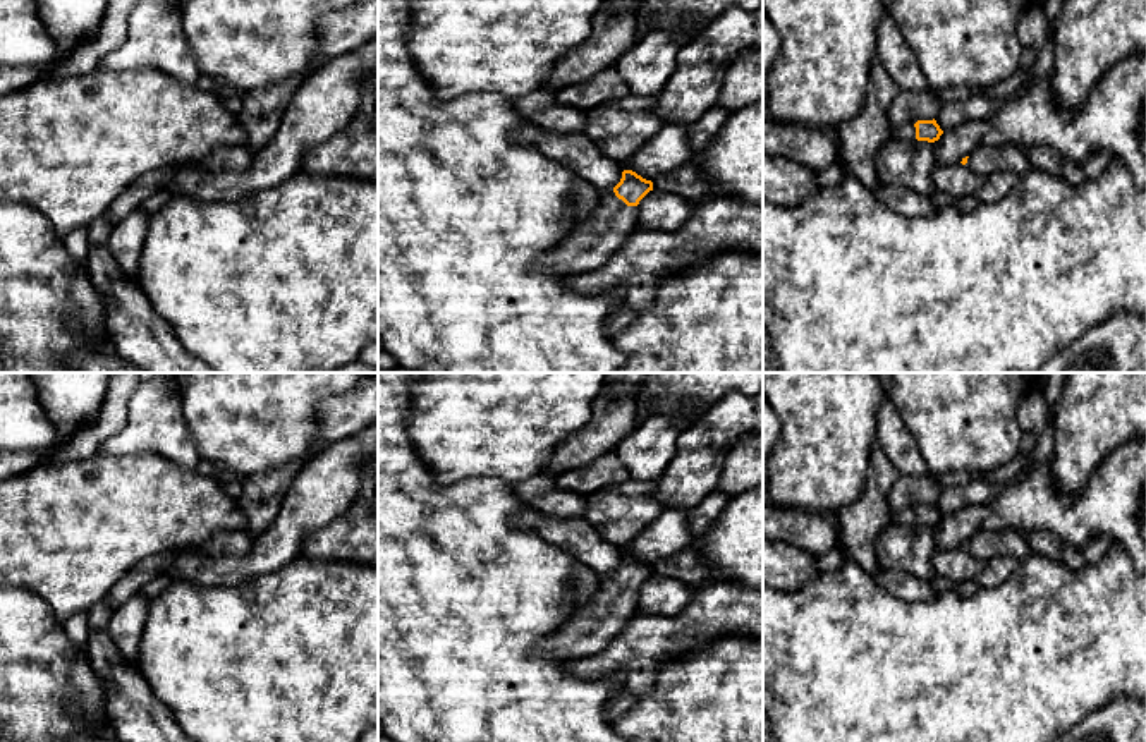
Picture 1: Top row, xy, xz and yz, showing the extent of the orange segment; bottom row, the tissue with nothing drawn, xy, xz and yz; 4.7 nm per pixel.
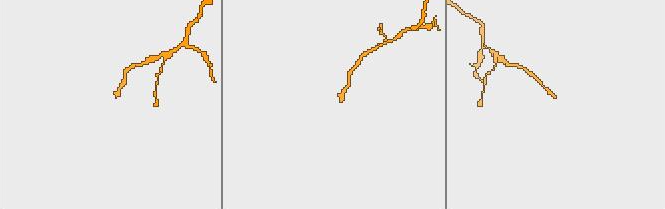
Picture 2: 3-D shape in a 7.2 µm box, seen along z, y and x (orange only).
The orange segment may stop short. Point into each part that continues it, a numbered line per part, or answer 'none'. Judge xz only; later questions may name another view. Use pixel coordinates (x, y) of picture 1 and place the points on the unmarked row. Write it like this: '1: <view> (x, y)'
1: xz (590, 631)

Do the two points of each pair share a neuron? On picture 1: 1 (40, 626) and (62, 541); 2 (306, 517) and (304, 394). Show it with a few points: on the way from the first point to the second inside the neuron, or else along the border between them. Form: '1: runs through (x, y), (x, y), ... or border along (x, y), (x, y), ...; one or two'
1: border along (18, 586), (36, 593), (60, 626); two
2: border along (318, 454), (303, 468); two

